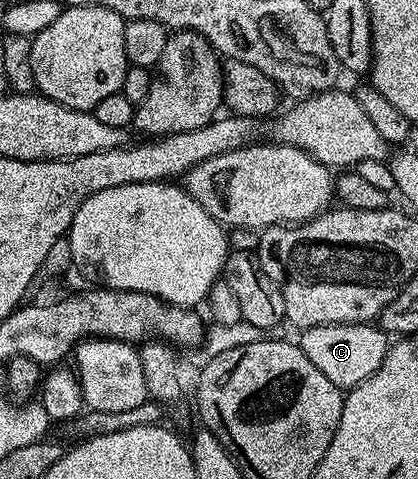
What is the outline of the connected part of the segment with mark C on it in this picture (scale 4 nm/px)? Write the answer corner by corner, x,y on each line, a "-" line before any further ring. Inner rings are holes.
374,323
365,324
326,324
302,329
301,338
298,337
299,348
341,390
356,388
365,378
369,378
381,366
387,357
389,347
388,333

